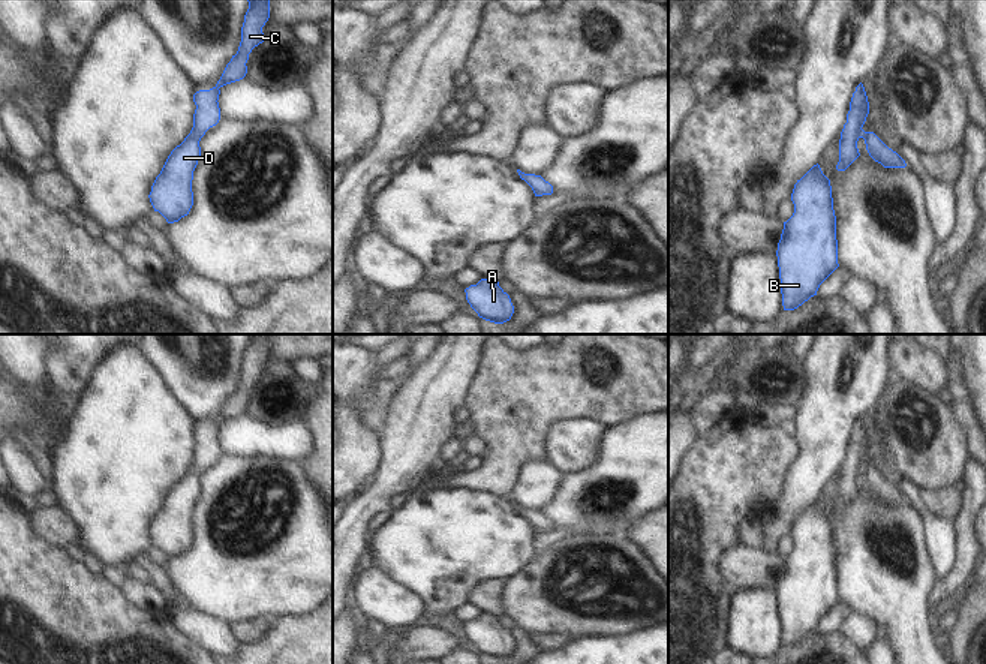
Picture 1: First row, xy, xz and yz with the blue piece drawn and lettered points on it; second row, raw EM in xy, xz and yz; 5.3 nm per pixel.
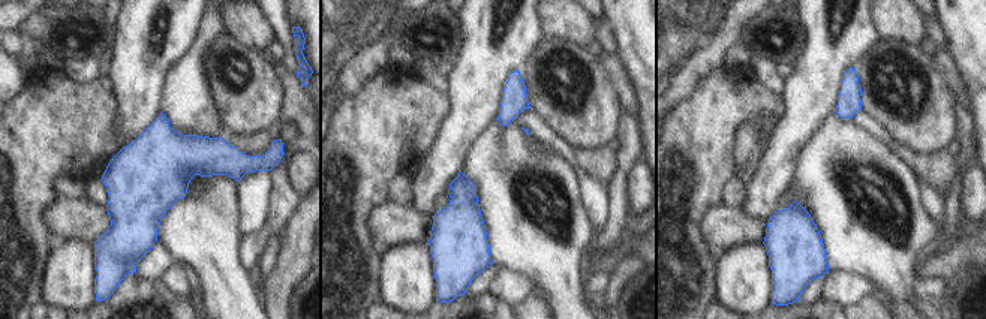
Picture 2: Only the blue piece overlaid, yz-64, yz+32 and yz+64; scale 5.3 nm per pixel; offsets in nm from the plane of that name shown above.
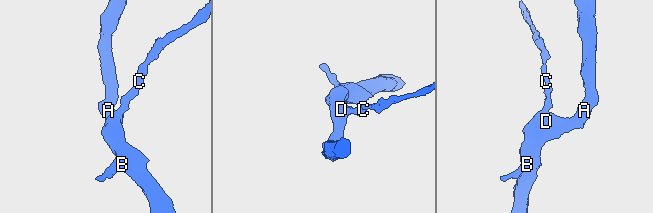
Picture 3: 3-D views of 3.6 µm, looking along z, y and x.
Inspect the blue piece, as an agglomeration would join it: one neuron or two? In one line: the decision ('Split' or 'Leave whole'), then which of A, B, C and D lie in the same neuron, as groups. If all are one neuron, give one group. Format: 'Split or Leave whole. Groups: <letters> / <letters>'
Leave whole. Groups: A B C D

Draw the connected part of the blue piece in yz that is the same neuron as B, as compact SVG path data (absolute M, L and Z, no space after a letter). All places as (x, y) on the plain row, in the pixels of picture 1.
M818 499L797 516L791 537L794 549L784 558L776 586L784 646L794 646L817 631L820 621L839 603L832 522Z

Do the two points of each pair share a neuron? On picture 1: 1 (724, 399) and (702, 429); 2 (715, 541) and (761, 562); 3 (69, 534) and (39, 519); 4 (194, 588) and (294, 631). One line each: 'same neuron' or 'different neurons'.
1: same neuron
2: different neurons
3: same neuron
4: different neurons

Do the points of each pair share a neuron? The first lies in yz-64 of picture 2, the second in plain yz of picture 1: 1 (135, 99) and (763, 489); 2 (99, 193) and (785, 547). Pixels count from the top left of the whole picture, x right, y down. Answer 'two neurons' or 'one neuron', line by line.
1: two neurons
2: one neuron

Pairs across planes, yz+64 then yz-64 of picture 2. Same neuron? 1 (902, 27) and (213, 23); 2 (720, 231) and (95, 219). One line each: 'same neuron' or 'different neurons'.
1: different neurons
2: same neuron

